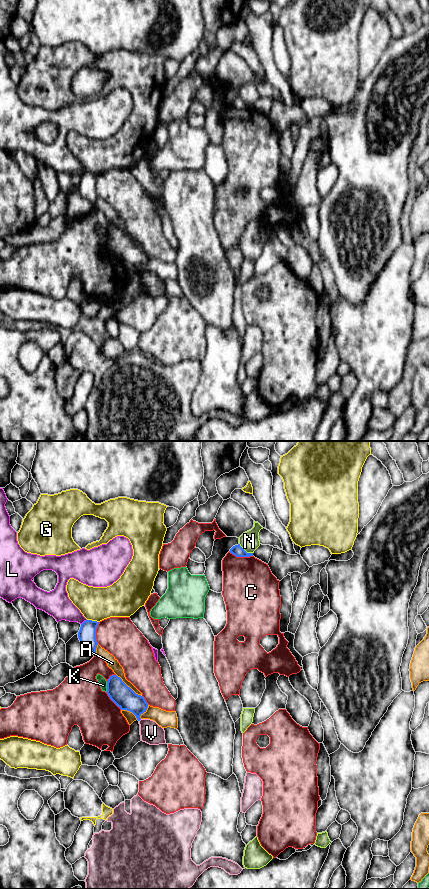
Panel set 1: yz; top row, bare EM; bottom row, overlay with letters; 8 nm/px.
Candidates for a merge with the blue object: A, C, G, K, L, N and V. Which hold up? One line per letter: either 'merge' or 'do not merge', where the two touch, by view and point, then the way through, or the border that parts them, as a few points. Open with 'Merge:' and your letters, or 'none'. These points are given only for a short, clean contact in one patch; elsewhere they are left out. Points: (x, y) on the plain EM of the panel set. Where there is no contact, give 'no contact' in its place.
Merge: none
A: do not merge; contact yz (129, 239)
C: do not merge; contact yz (241, 108)
G: do not merge; contact yz (93, 173)
K: do not merge; contact yz (107, 239)
L: do not merge; contact yz (83, 174)
N: do not merge; contact yz (244, 102); border yz (239, 95), (247, 104), (252, 105)
V: do not merge; no contact

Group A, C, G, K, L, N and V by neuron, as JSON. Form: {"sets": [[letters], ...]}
{"sets": [["A"], ["C"], ["G", "V"], ["K"], ["L"], ["N"]]}

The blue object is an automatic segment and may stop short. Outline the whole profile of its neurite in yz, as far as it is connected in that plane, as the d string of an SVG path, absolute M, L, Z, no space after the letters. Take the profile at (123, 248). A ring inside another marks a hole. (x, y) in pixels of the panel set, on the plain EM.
M112 227L108 231L107 246L121 262L132 264L138 273L141 272L140 268L148 260L145 250L136 246L117 227Z

